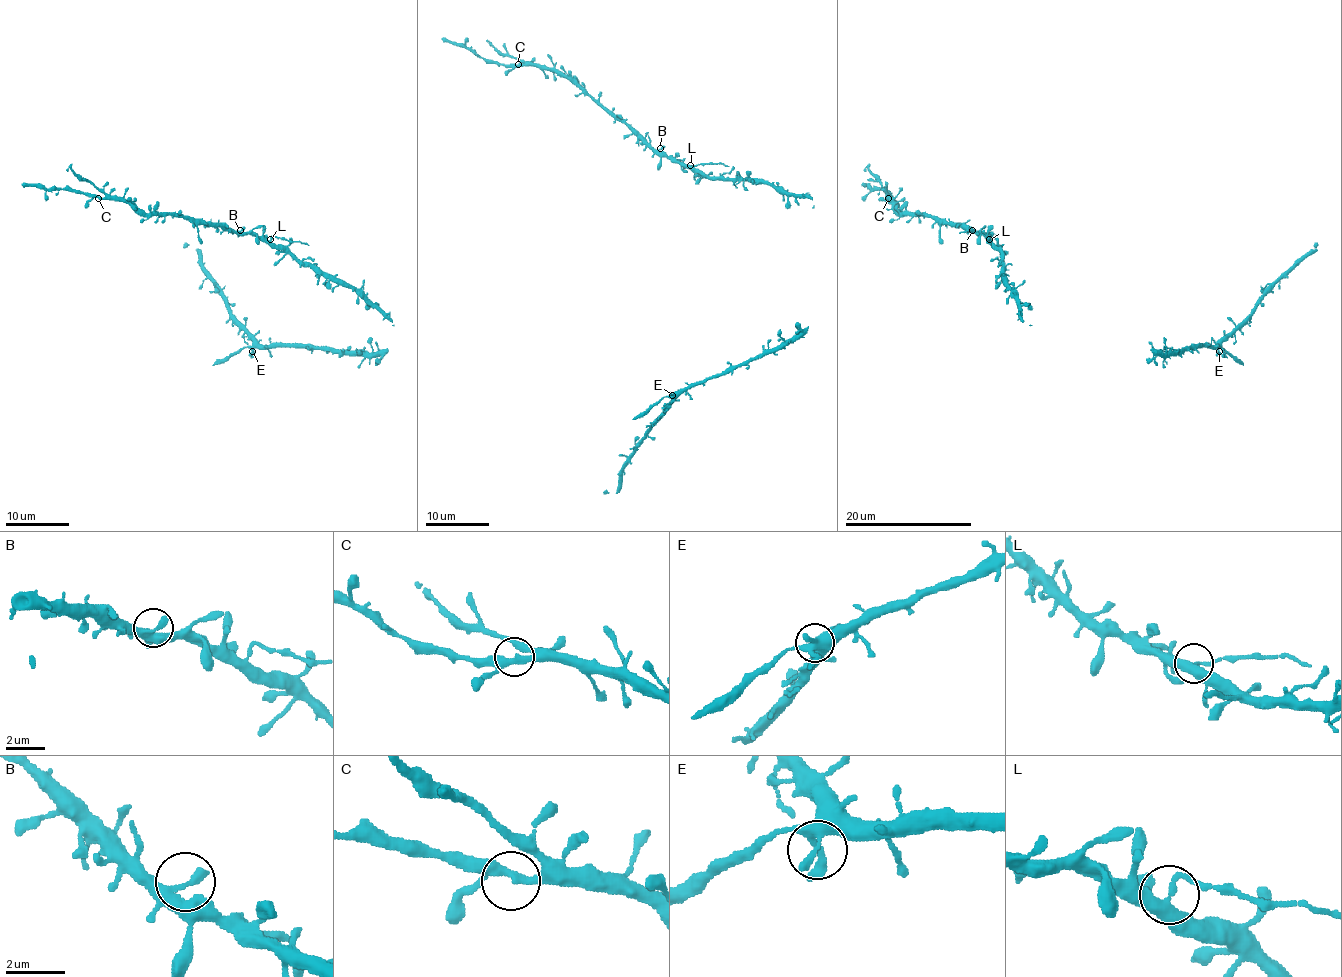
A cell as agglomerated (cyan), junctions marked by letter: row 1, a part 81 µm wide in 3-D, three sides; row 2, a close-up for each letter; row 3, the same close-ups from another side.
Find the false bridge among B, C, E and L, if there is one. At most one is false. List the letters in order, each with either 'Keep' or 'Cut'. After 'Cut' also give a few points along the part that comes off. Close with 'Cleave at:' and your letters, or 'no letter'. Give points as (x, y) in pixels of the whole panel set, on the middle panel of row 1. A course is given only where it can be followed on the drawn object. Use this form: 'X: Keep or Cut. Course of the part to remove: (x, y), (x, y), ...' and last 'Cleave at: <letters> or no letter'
B: Keep
C: Keep
E: Keep
L: Cut. Course of the part to remove: (690, 166), (728, 166)
Cleave at: L

